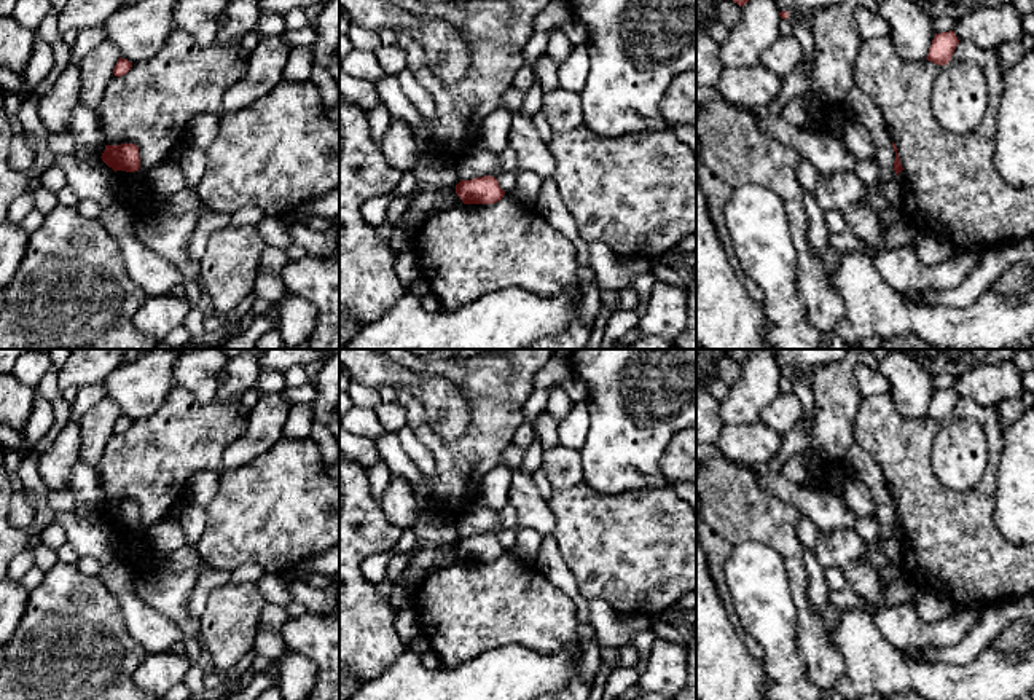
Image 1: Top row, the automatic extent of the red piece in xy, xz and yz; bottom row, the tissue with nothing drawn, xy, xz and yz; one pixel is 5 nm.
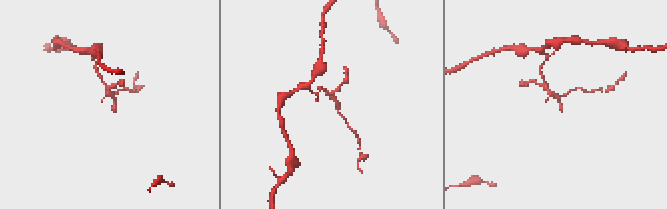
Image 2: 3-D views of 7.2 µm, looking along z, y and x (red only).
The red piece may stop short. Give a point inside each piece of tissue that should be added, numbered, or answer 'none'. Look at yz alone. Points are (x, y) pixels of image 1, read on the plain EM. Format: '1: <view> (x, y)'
none

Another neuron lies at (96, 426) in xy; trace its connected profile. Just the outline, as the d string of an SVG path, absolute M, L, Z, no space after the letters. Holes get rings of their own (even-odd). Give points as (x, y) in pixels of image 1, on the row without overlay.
M105 399L80 418L81 450L80 462L94 467L112 438L113 426L119 416L119 407Z

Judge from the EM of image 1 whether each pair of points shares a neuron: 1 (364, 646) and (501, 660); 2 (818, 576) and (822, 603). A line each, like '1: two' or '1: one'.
1: two
2: one

